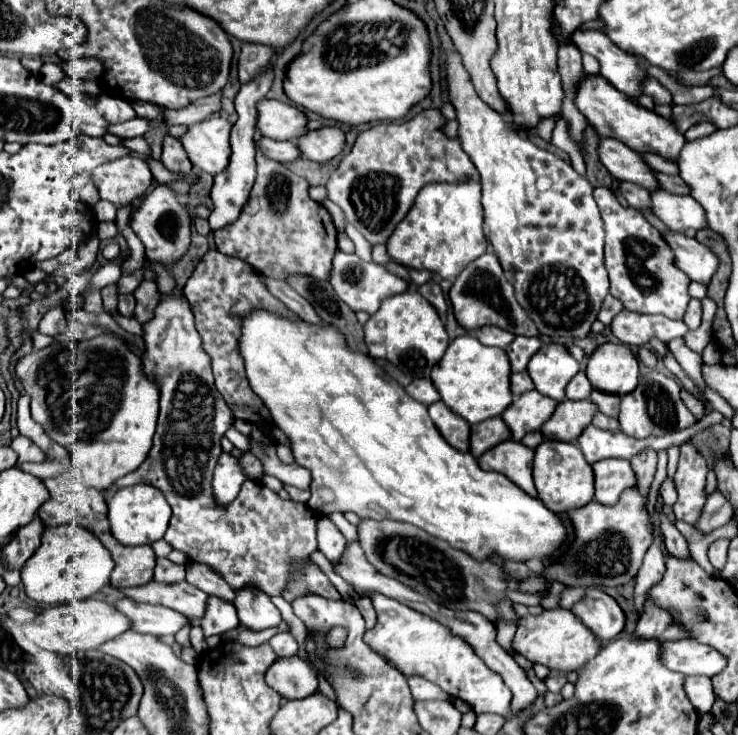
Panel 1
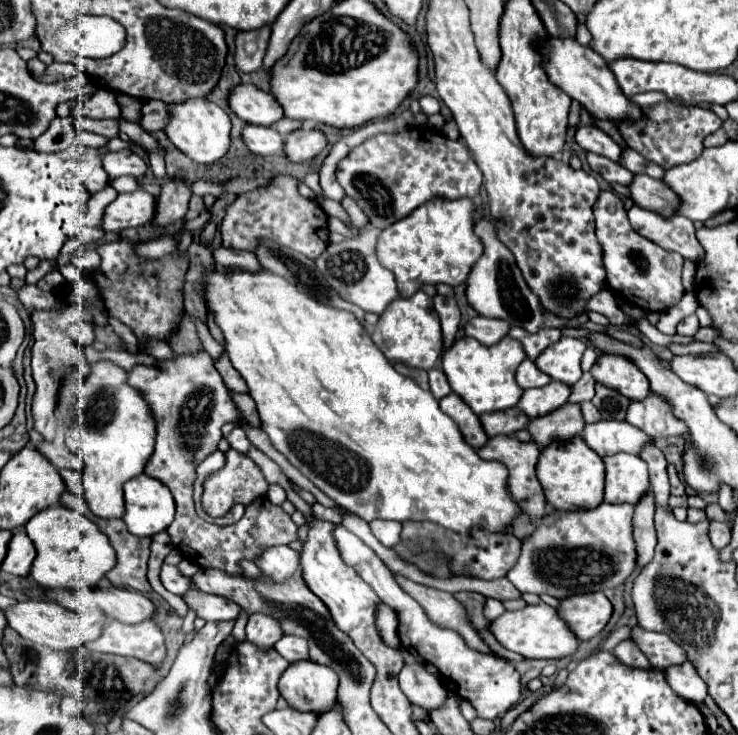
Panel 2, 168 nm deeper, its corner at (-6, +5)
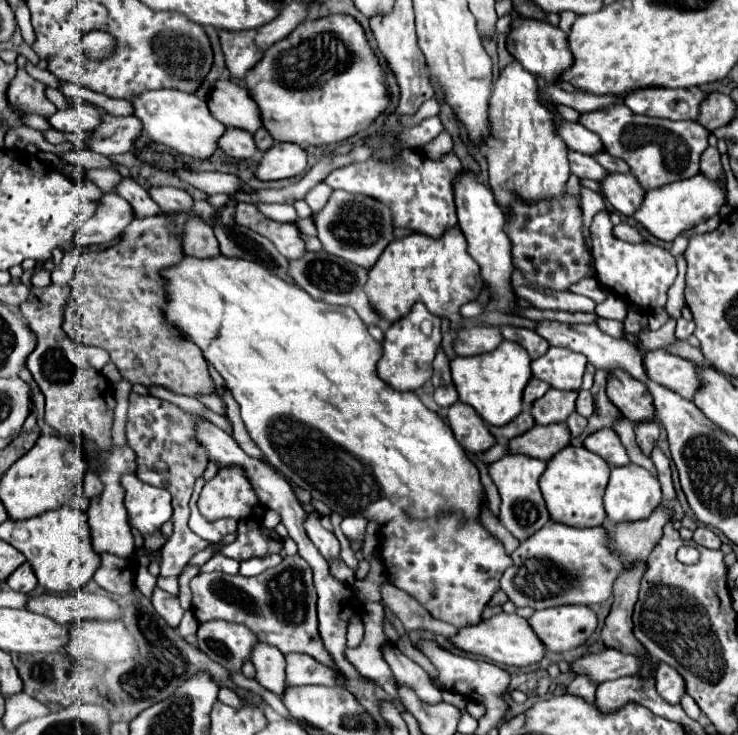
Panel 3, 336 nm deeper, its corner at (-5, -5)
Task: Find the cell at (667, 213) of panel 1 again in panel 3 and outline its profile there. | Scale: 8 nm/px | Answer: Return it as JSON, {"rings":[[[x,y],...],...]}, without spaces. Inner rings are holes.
{"rings":[[[607,174],[605,180],[599,180],[599,186],[601,186],[601,196],[621,214],[625,216],[631,216],[643,202],[643,188],[637,184],[637,180],[631,176],[631,174]]]}

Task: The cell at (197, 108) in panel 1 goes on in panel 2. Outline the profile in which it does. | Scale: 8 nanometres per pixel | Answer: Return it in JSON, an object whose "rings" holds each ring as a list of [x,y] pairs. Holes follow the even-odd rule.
{"rings":[[[162,100],[144,102],[144,106],[142,106],[142,120],[140,120],[140,126],[144,130],[148,130],[148,132],[164,130],[168,120],[170,120],[170,104],[166,104]]]}

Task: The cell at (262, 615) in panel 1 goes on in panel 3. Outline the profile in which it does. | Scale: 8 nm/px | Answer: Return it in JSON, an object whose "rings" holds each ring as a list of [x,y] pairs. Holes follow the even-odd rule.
{"rings":[[[259,642],[251,652],[251,662],[257,670],[257,682],[265,690],[283,696],[283,692],[287,690],[285,656],[277,648]]]}

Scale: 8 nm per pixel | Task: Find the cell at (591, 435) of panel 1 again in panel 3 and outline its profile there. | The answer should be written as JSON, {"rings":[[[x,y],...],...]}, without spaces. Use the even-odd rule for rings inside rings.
{"rings":[[[603,428],[593,432],[585,438],[583,446],[591,450],[593,454],[599,454],[603,460],[607,460],[609,466],[625,466],[629,464],[629,456],[625,452],[625,446],[621,444],[619,436],[611,428]]]}

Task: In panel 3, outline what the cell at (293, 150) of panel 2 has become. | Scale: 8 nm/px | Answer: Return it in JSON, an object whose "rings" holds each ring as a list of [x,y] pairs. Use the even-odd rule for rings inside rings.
{"rings":[[[345,14],[305,20],[285,40],[273,44],[259,60],[259,64],[255,64],[245,74],[243,80],[253,100],[257,100],[263,128],[267,128],[269,136],[275,140],[275,144],[263,154],[261,162],[253,172],[259,180],[281,180],[303,174],[307,168],[307,154],[303,148],[345,142],[347,138],[365,130],[389,106],[385,74],[377,62],[377,56],[369,48],[369,42],[359,22]]]}

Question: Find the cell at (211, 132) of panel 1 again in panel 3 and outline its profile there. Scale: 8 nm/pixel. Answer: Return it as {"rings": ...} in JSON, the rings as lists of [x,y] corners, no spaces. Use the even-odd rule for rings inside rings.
{"rings":[[[155,90],[143,92],[141,96],[133,96],[131,100],[137,116],[143,124],[143,132],[155,144],[163,144],[169,150],[175,150],[181,156],[191,158],[209,158],[217,150],[217,140],[225,132],[225,126],[215,120],[207,108],[205,100],[199,100],[195,94],[181,90]]]}

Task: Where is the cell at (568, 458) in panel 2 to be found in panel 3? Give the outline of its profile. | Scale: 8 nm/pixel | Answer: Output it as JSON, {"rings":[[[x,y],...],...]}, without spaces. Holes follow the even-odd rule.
{"rings":[[[571,444],[557,452],[549,462],[547,470],[543,472],[539,484],[543,498],[547,502],[547,510],[551,514],[553,522],[563,522],[567,526],[577,526],[577,528],[591,528],[591,526],[601,526],[605,520],[605,510],[603,510],[603,492],[609,480],[609,464],[589,452],[587,448],[579,444]]]}

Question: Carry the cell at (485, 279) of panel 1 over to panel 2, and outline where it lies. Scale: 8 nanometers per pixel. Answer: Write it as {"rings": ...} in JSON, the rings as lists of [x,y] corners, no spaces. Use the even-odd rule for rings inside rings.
{"rings":[[[478,214],[476,216],[476,230],[480,232],[480,238],[484,242],[484,254],[474,264],[474,270],[468,276],[466,298],[478,314],[482,314],[486,318],[502,318],[510,326],[520,326],[528,332],[538,332],[542,328],[560,328],[560,330],[562,328],[582,328],[588,322],[586,314],[582,314],[576,320],[562,320],[562,318],[556,318],[554,314],[546,312],[542,308],[542,304],[538,302],[538,298],[532,294],[532,290],[526,286],[522,272],[518,270],[518,266],[514,262],[512,252],[496,238],[492,222],[484,220]]]}

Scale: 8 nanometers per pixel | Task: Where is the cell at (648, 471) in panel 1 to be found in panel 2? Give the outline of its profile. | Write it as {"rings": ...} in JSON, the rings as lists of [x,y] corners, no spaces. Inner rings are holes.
{"rings":[[[652,492],[638,502],[634,510],[634,540],[638,548],[638,566],[646,566],[654,556],[656,546],[656,530],[654,530],[654,496]]]}

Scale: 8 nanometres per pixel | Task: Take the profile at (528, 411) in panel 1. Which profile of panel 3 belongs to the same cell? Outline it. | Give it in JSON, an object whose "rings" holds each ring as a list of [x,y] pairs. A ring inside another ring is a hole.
{"rings":[[[551,388],[543,398],[533,402],[531,414],[537,424],[565,422],[567,416],[575,412],[575,400],[577,400],[577,392],[565,392],[565,390]]]}

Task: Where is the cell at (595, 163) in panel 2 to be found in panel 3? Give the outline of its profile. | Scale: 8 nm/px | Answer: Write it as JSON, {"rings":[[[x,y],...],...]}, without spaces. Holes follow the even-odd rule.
{"rings":[[[567,150],[567,158],[569,158],[569,164],[571,164],[571,172],[573,172],[577,178],[601,180],[601,178],[607,174],[605,168],[599,166],[591,156],[585,156],[585,154]]]}

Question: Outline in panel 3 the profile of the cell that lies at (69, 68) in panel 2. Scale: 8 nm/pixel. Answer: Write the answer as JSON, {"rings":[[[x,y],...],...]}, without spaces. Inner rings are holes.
{"rings":[[[23,68],[17,70],[17,76],[13,80],[13,84],[9,84],[9,94],[5,92],[5,96],[9,96],[9,104],[13,104],[13,108],[21,108],[21,112],[33,112],[33,114],[41,114],[41,116],[52,116],[57,108],[45,96],[45,86],[37,80],[33,80]]]}

